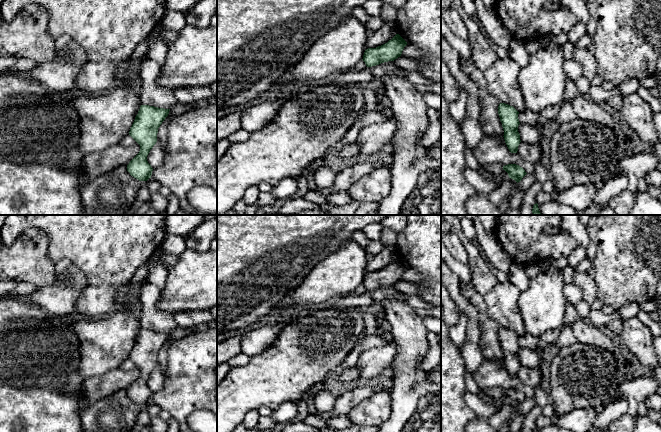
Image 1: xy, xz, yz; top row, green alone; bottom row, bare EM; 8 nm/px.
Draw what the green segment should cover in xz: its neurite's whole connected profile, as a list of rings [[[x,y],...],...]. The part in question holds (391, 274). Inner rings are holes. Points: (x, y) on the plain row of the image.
[[[396,258],[387,267],[376,272],[366,273],[362,284],[367,291],[376,290],[388,285],[394,285],[401,280],[406,269],[407,266],[399,258]]]

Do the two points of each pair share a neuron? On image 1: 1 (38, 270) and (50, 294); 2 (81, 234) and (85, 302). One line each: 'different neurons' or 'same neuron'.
1: different neurons
2: same neuron

